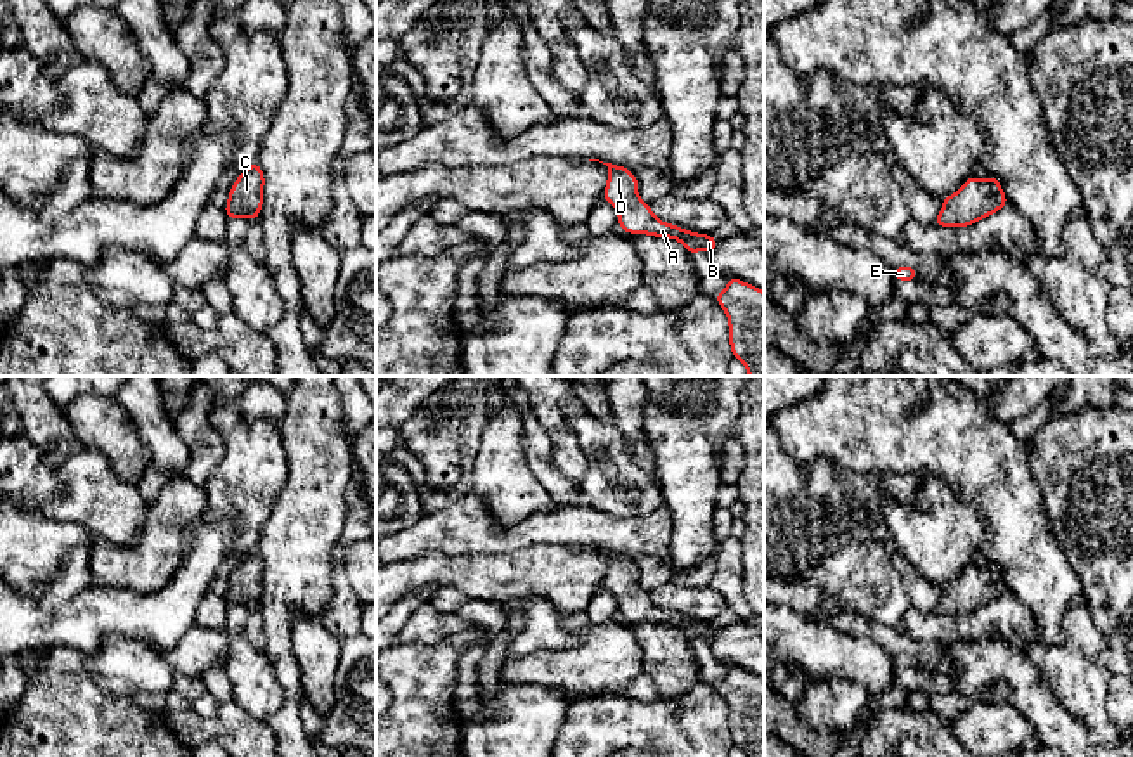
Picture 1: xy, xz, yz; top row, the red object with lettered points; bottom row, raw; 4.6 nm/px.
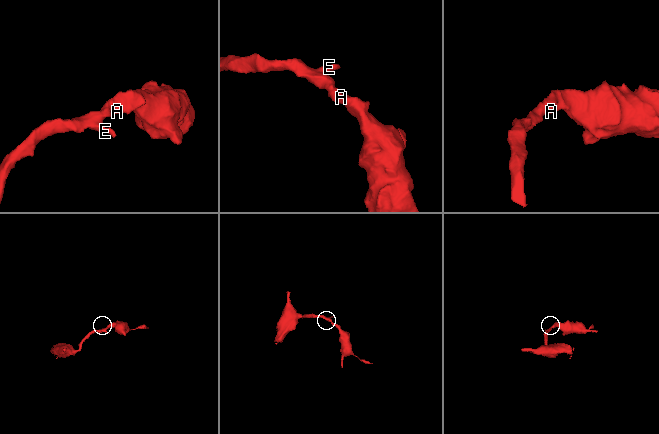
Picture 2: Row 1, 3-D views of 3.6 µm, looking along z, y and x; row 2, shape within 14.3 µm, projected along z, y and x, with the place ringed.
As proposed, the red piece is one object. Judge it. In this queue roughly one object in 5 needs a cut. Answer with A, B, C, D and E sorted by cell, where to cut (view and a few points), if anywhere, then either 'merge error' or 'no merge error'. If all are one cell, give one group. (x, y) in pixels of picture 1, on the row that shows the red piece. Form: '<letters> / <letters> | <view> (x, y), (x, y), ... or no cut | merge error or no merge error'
A B C D E | no cut | no merge error

